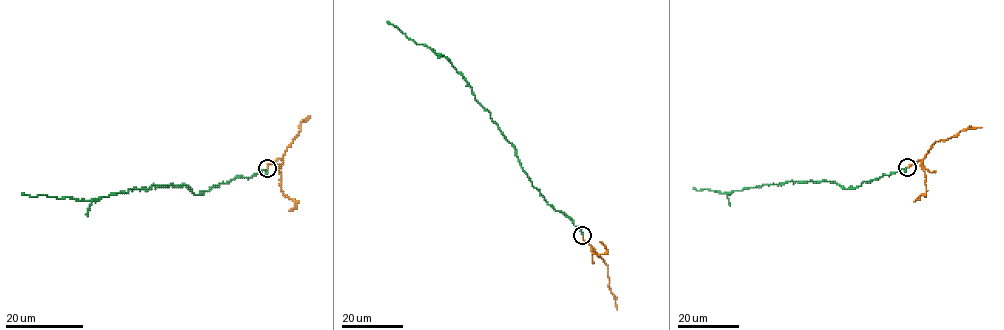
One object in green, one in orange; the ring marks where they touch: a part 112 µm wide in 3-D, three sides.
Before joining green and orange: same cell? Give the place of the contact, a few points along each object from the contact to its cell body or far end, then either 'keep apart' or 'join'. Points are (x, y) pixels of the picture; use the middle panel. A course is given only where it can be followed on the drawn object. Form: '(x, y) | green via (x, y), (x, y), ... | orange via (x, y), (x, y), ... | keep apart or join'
(582, 235) | green via (582, 235), (570, 218), (549, 205), (533, 186), (516, 149), (450, 61), (386, 21) | orange via (582, 235), (607, 266), (608, 287), (616, 310) | join

